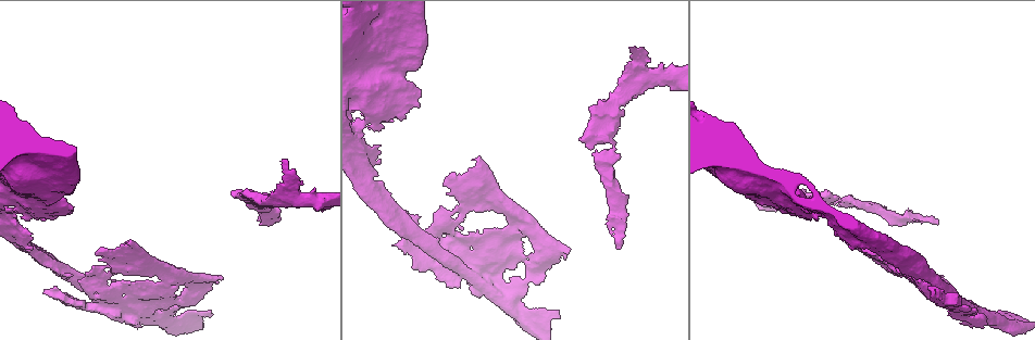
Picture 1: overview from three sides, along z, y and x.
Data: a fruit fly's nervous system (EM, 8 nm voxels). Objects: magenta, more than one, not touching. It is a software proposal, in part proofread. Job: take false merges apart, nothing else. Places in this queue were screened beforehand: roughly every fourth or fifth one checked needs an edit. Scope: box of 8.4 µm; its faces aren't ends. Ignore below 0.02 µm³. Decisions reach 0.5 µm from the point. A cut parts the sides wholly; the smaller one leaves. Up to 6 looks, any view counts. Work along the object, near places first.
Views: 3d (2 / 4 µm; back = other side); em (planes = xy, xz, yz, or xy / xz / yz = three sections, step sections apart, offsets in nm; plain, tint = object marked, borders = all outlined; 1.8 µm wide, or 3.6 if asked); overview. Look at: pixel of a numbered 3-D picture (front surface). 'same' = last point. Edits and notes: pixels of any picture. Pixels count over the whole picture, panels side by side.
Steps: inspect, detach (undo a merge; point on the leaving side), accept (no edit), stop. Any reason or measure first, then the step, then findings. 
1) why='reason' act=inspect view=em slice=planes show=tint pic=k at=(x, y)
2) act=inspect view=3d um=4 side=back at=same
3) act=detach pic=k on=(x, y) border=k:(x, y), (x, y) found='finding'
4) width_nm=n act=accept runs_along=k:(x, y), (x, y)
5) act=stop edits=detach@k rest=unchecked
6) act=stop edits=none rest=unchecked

why='calibre changes' act=inspect view=3d um=2 pic=1 at=(296, 201)

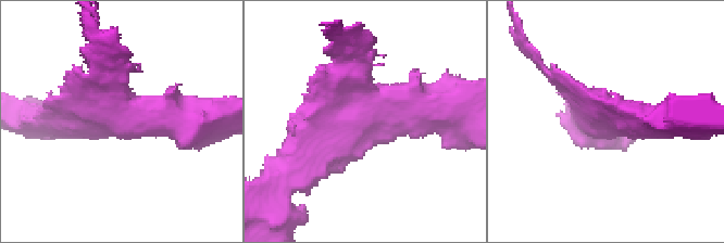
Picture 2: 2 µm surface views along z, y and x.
act=inspect view=em slice=xy step=8 show=plain pic=2 at=(130, 119)

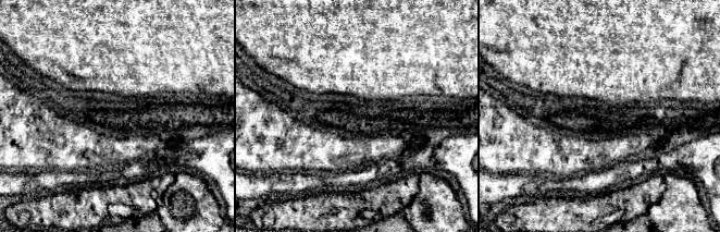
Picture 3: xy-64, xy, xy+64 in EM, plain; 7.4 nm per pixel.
why='with the object marked' act=inspect view=em slice=xy step=8 show=tint at=same

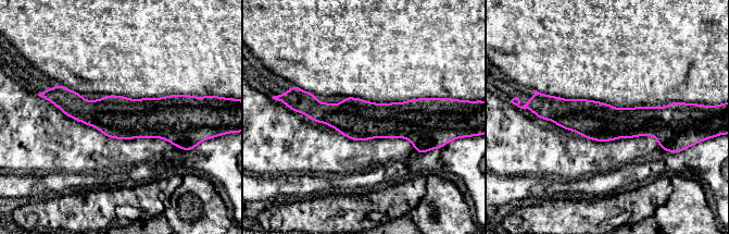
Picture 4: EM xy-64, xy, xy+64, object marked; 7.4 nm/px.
act=accept found='one neuron here'

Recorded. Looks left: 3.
why='touches itself' act=inspect view=em slice=planes show=tint pic=1 at=(172, 278)

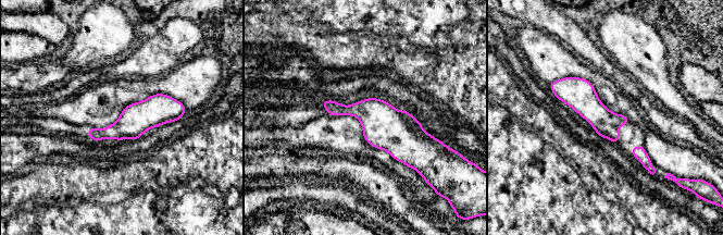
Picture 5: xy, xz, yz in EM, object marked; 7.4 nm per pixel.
act=accept runs_along=5:(183, 110), (90, 135) found='all the same neuron'

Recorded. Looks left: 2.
act=stop edits=none rest=unchecked

